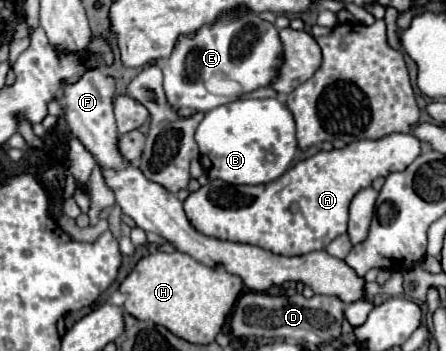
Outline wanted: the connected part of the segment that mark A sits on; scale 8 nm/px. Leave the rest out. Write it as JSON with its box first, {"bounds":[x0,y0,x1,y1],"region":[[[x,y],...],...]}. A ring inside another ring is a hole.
{"bounds":[183,135,421,255],"region":[[[387,135],[387,139],[377,141],[355,141],[343,149],[333,151],[319,151],[309,159],[303,159],[295,163],[291,169],[287,169],[277,181],[271,181],[269,185],[225,185],[223,181],[215,179],[207,185],[199,187],[199,191],[189,193],[189,197],[183,201],[185,215],[193,229],[207,237],[215,237],[221,241],[235,241],[235,243],[249,243],[257,245],[261,249],[273,251],[277,255],[305,255],[311,251],[325,249],[335,237],[343,235],[347,231],[347,211],[353,195],[365,187],[371,185],[377,177],[387,177],[391,171],[403,171],[403,167],[411,165],[415,157],[421,153],[421,143],[411,135]],[[299,203],[301,211],[291,213],[289,205]]]}

